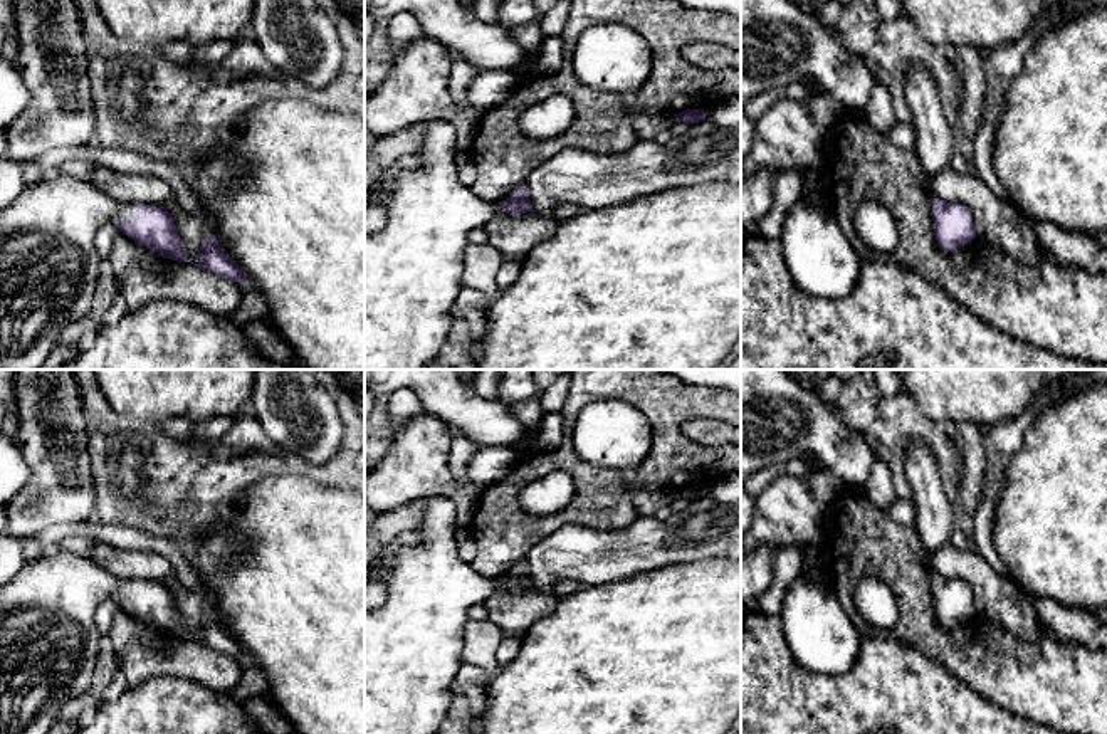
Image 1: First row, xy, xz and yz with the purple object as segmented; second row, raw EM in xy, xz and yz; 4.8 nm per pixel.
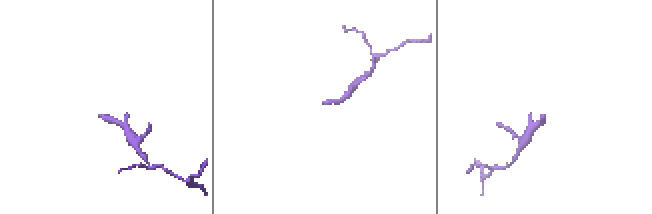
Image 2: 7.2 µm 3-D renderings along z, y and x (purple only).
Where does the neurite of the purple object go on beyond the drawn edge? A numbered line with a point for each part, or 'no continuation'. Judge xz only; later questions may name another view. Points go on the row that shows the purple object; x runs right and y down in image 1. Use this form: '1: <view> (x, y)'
1: xz (414, 266)

